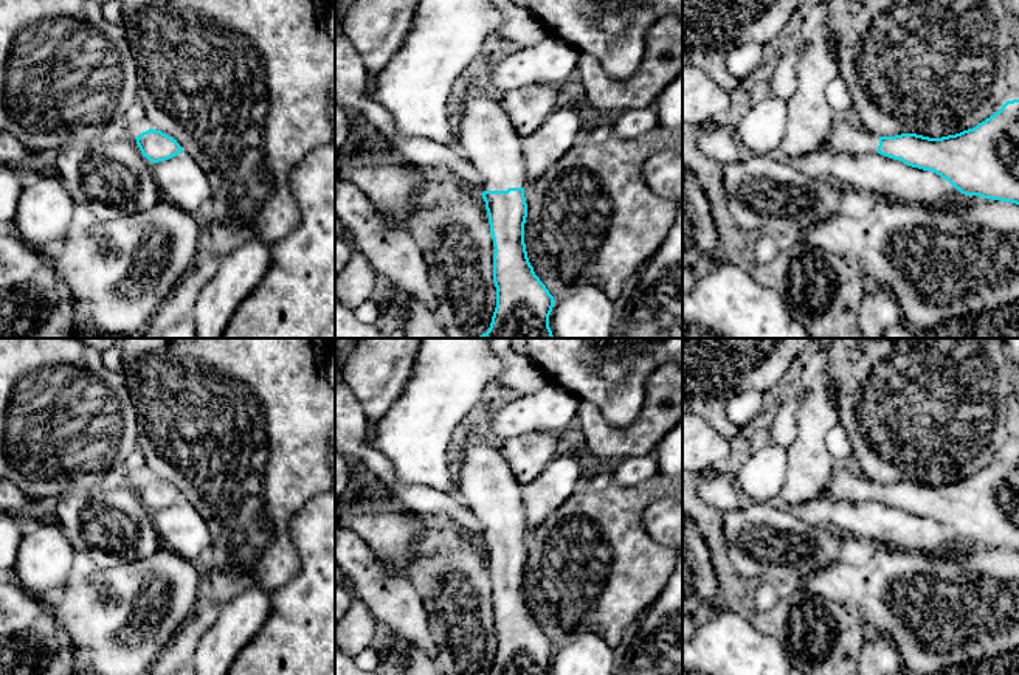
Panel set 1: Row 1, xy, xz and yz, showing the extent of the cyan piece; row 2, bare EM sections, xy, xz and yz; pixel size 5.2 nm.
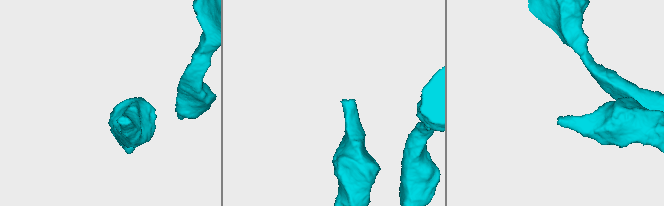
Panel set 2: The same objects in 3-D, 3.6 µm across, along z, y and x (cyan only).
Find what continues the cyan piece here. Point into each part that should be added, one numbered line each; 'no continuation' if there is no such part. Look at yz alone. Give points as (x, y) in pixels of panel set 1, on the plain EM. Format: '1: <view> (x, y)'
1: yz (844, 486)

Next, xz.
1: xz (486, 483)

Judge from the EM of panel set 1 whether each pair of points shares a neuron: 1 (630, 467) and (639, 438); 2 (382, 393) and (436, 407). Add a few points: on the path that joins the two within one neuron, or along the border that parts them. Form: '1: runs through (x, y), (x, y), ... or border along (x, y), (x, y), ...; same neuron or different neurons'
1: border along (652, 452), (630, 455), (621, 461); different neurons
2: border along (414, 365), (404, 391), (374, 425); different neurons

